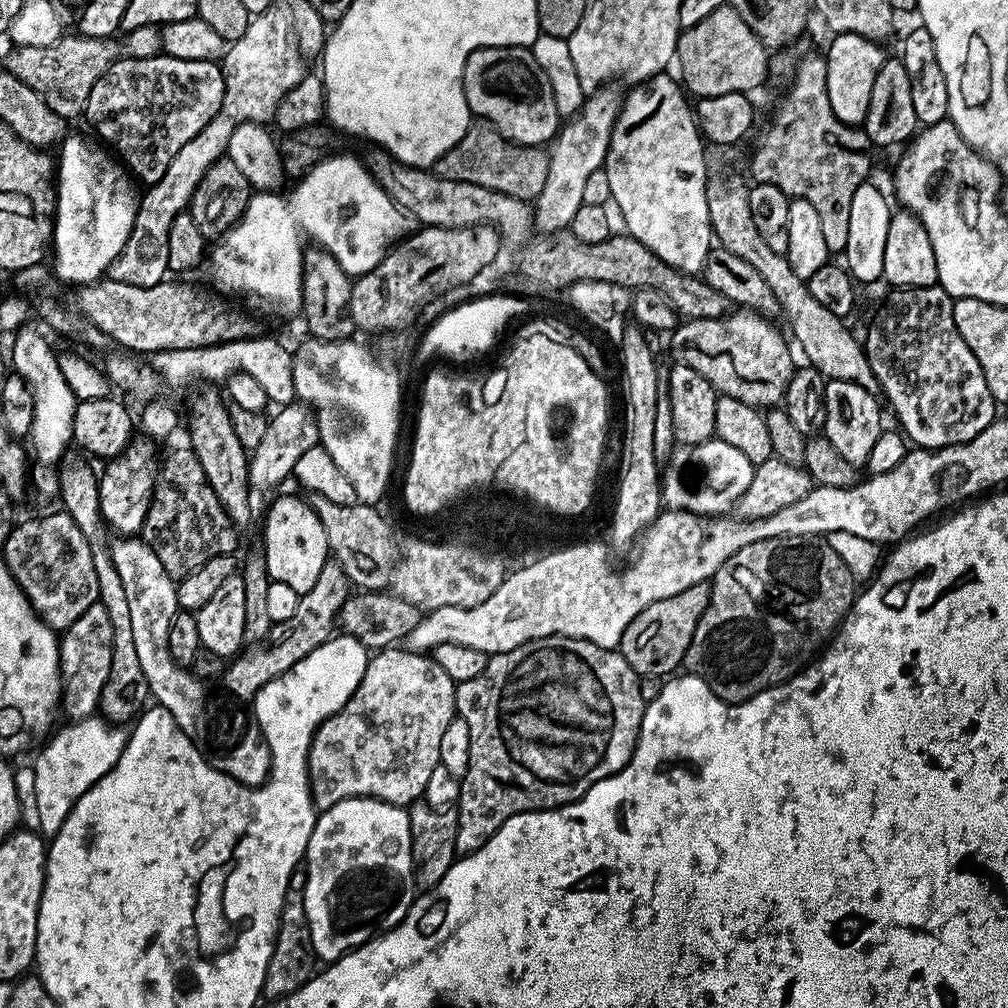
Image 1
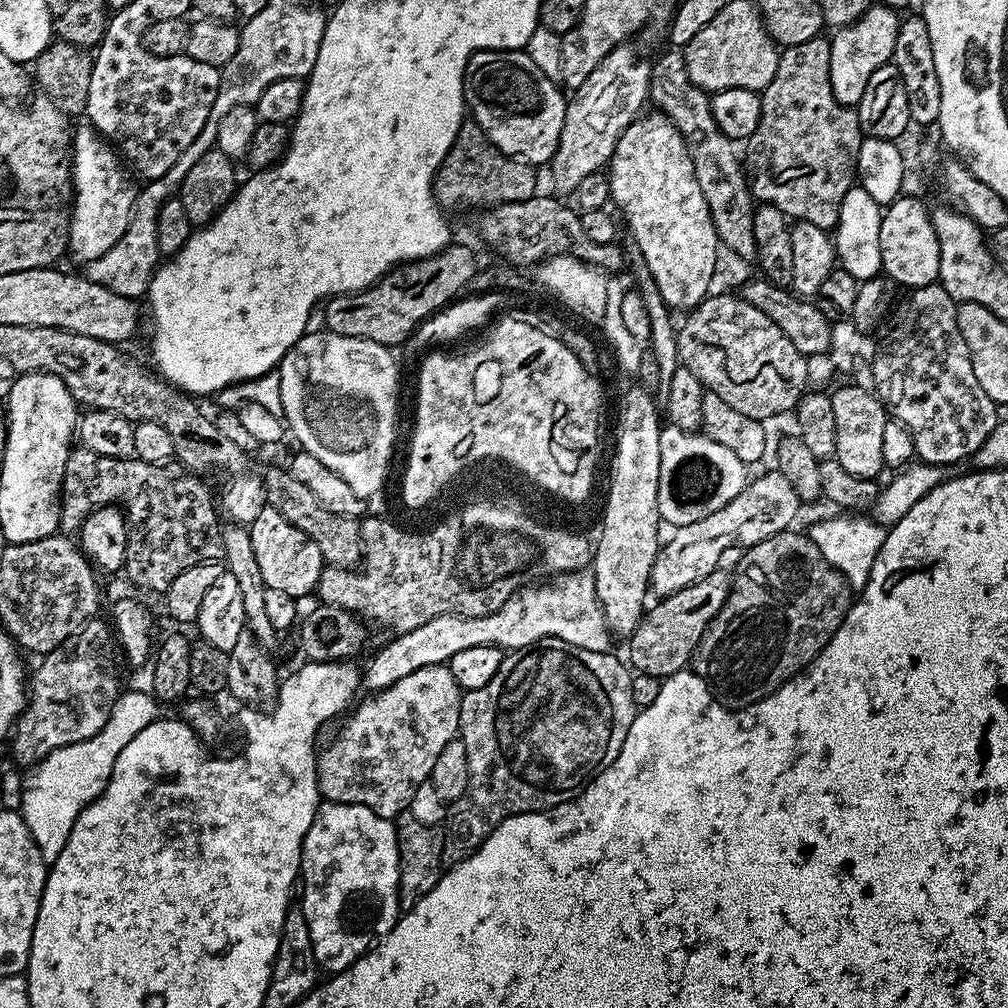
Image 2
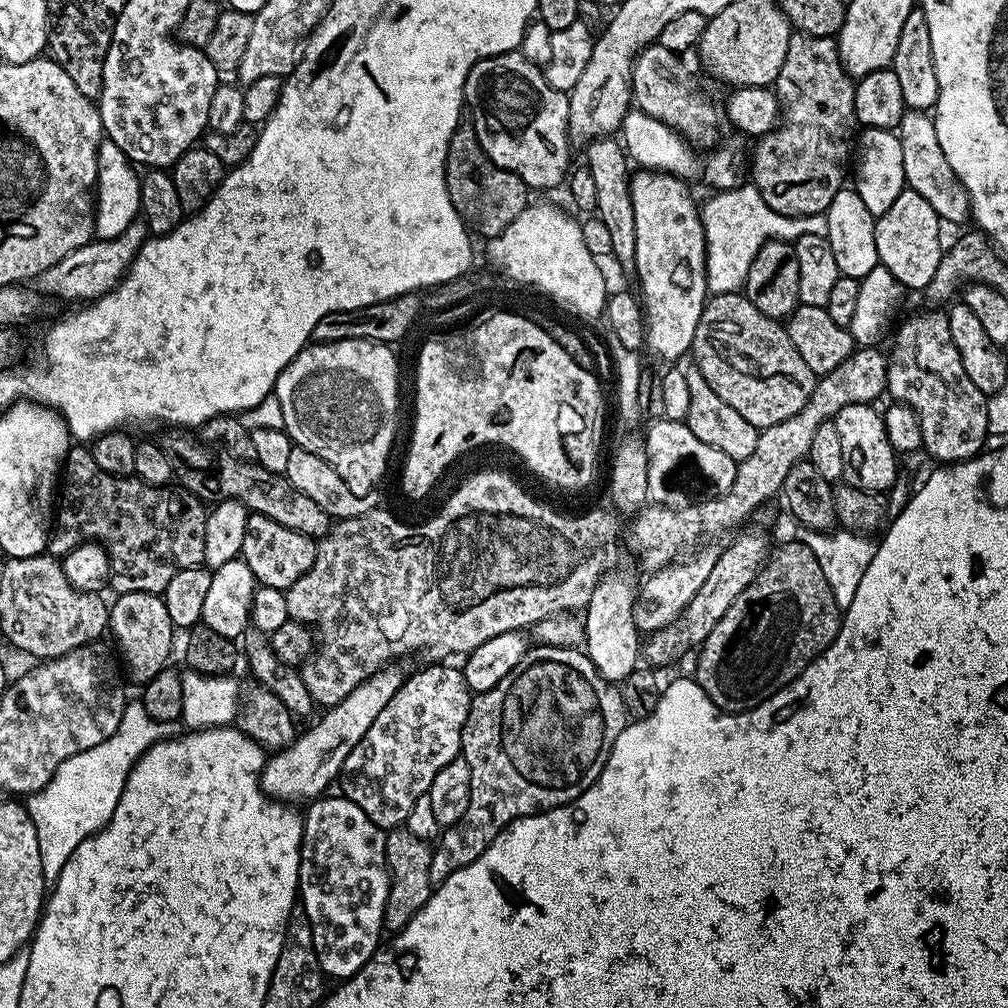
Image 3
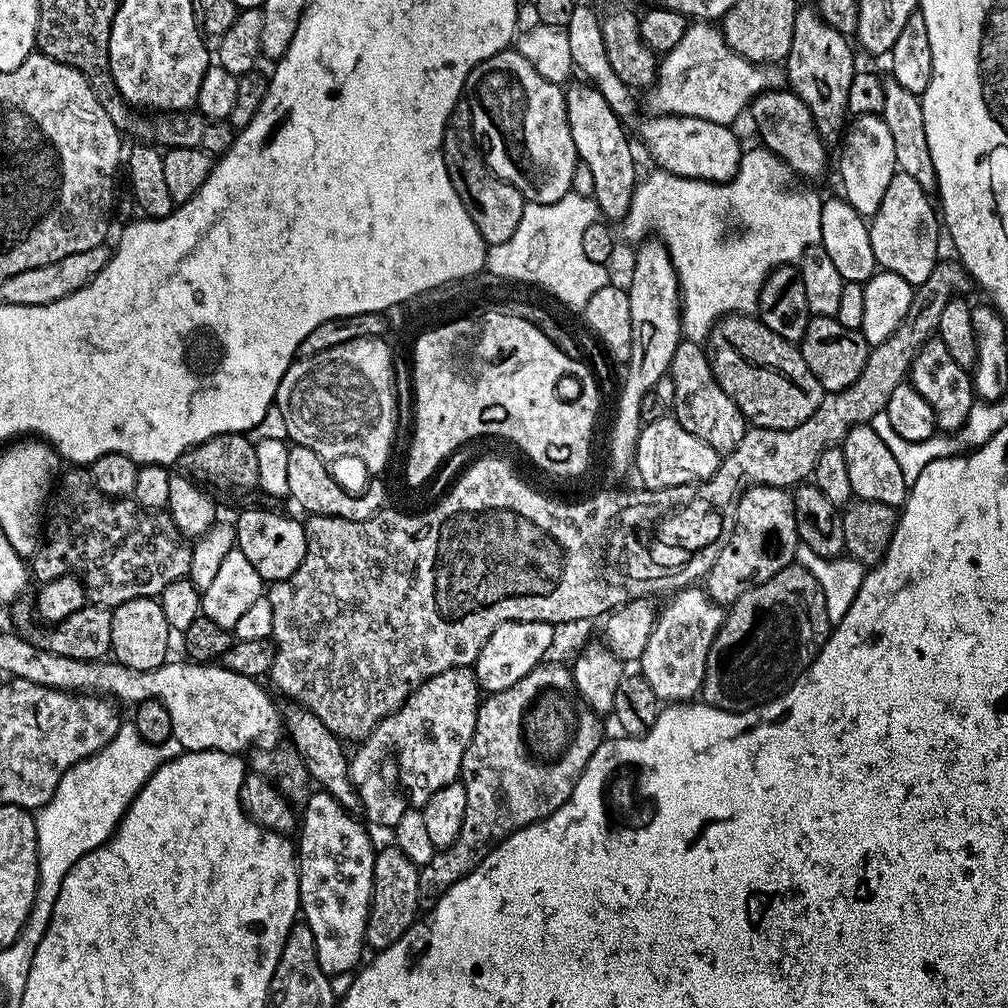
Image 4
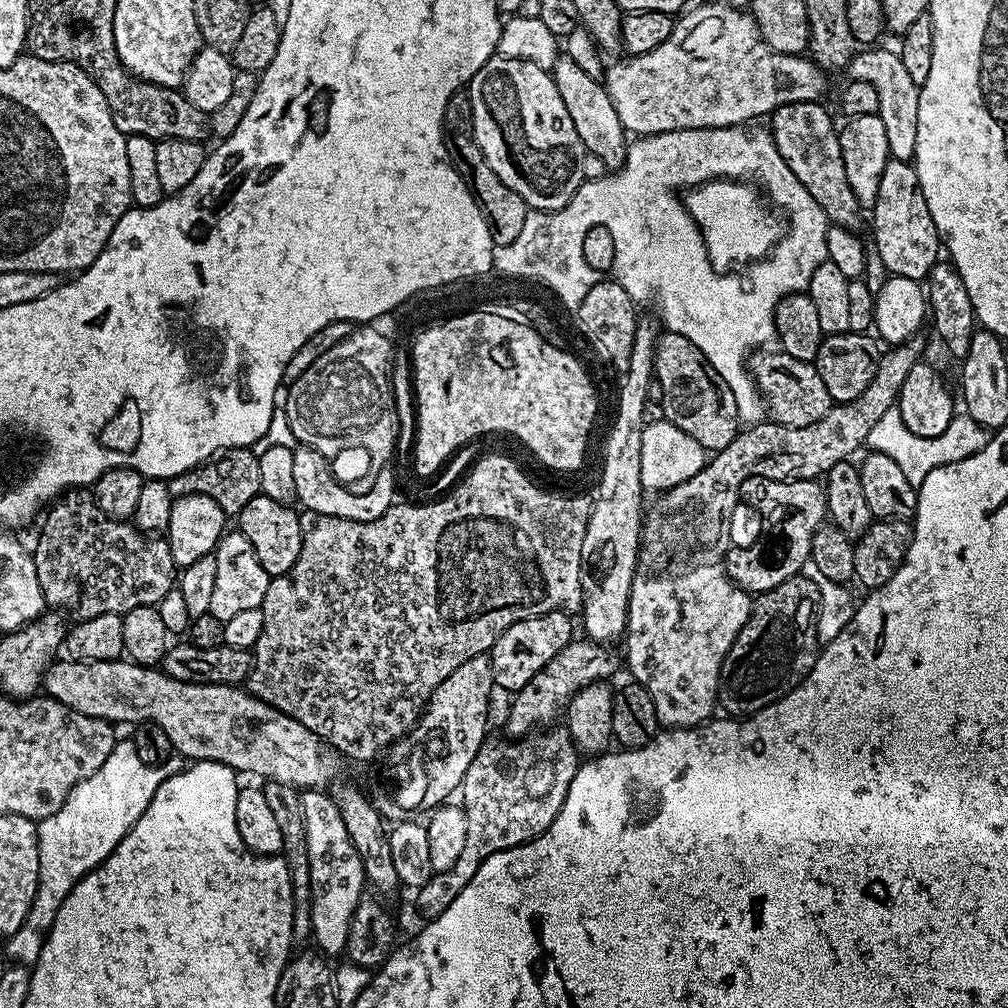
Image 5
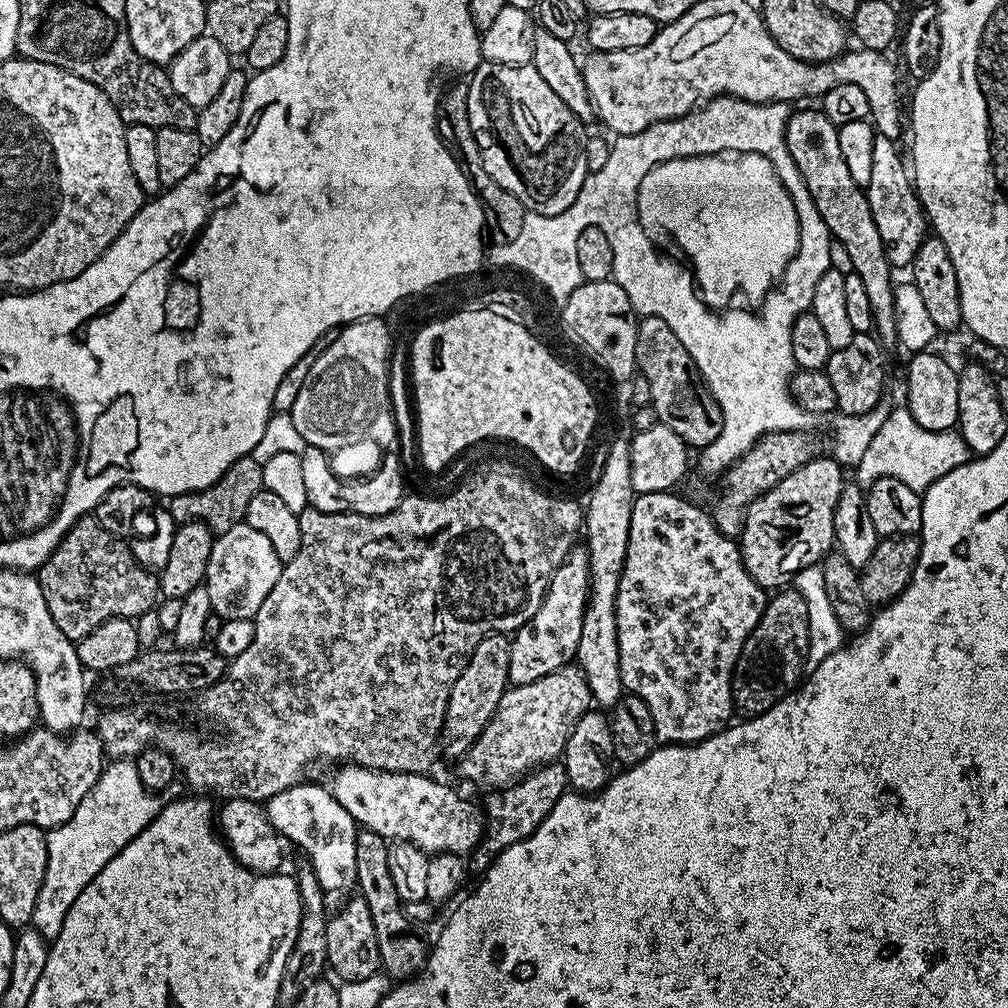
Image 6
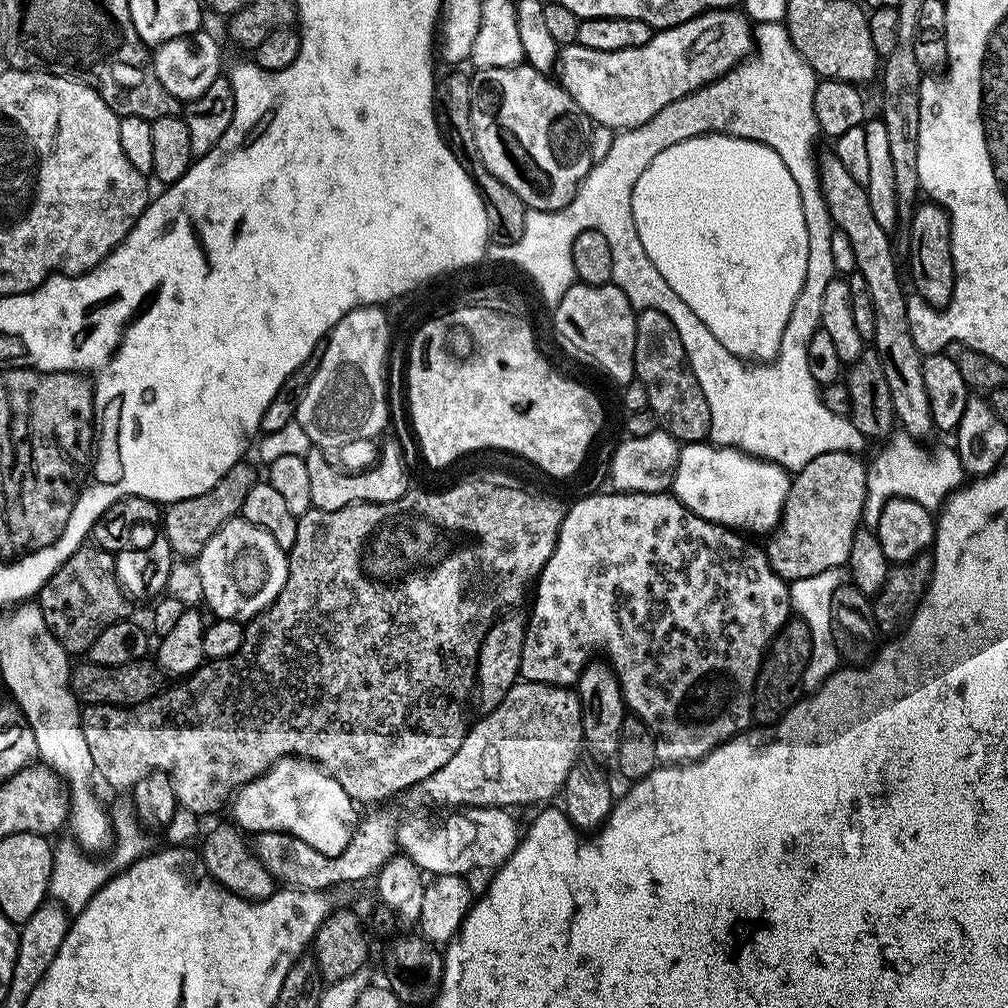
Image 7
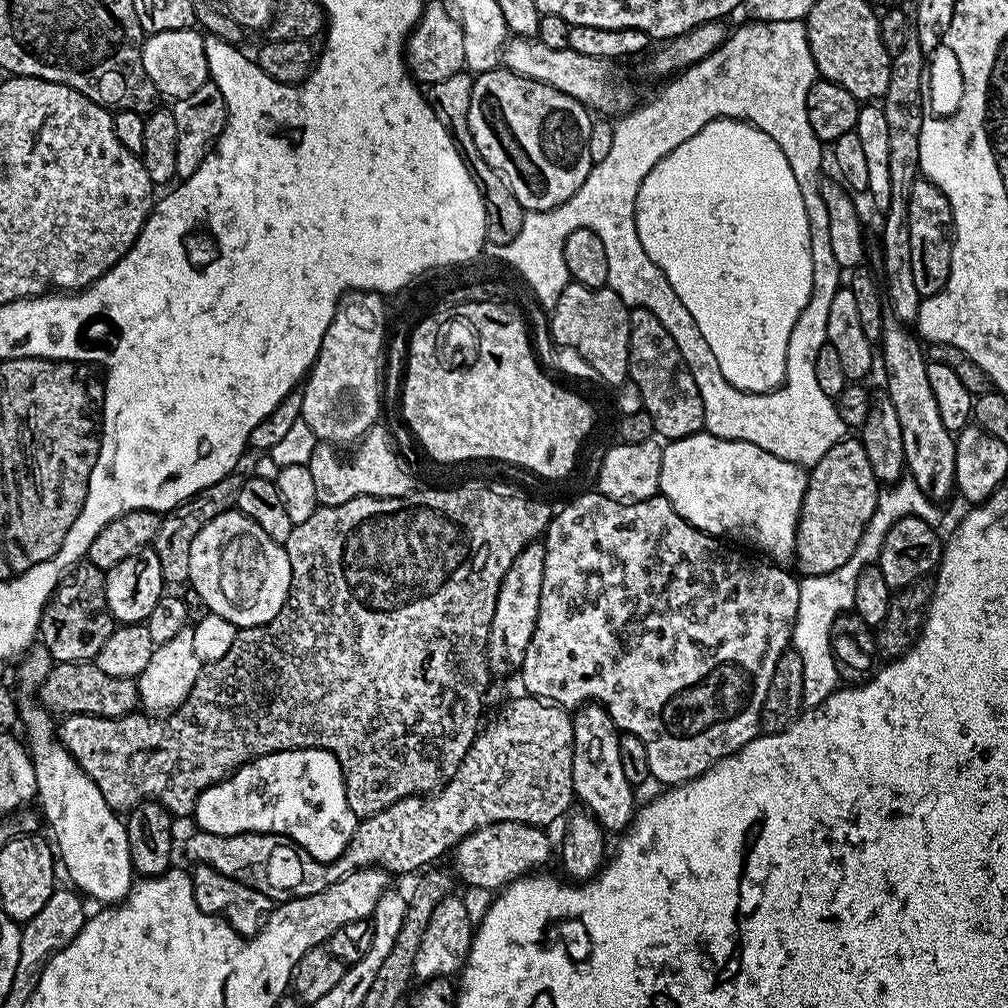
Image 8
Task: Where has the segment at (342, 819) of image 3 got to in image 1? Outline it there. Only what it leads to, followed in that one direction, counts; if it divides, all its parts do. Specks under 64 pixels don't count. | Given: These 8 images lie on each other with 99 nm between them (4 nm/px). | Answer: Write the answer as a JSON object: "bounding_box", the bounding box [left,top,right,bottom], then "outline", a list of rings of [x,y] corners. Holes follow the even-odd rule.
{"bounding_box":[306,796,418,962],"outline":[[[355,796],[352,800],[343,800],[323,809],[317,815],[316,825],[310,834],[306,871],[306,918],[310,922],[312,945],[321,961],[331,962],[339,956],[345,956],[373,936],[379,936],[381,932],[400,924],[418,895],[416,867],[412,864],[412,831],[408,808],[387,804],[385,800]]]}

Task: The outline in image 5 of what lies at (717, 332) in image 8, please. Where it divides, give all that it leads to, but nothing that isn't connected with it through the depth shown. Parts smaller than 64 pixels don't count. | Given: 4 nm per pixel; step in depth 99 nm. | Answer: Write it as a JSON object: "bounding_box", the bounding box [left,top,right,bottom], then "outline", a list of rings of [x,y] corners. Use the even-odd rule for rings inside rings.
{"bounding_box":[683,178,781,274],"outline":[[[721,178],[709,180],[707,184],[698,184],[687,193],[688,196],[683,197],[692,221],[700,228],[710,262],[721,274],[731,273],[739,264],[748,266],[765,259],[780,241],[781,217],[765,203],[761,193],[753,188],[748,182],[736,178]]]}

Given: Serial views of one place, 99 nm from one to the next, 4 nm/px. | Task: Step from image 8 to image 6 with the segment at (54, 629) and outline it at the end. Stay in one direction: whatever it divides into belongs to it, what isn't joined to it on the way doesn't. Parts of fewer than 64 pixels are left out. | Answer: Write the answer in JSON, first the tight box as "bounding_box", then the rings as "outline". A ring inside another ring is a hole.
{"bounding_box":[38,514,160,642],"outline":[[[92,514],[77,520],[65,534],[48,561],[40,565],[38,579],[54,626],[74,642],[110,618],[137,618],[155,609],[160,591],[157,573],[137,563],[129,545],[102,530]]]}

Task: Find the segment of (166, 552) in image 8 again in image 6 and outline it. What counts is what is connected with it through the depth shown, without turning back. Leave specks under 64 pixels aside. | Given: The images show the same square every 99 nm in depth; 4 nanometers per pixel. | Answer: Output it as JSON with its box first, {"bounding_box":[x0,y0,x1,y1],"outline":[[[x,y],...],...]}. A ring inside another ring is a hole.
{"bounding_box":[167,455,264,534],"outline":[[[251,455],[238,458],[238,462],[230,465],[222,474],[222,478],[218,478],[218,482],[214,482],[209,488],[203,488],[201,492],[183,492],[177,496],[167,497],[167,510],[177,525],[200,521],[213,534],[230,530],[244,520],[246,506],[250,506],[250,498],[254,498],[254,494],[258,494],[264,488],[263,469],[264,466]]]}

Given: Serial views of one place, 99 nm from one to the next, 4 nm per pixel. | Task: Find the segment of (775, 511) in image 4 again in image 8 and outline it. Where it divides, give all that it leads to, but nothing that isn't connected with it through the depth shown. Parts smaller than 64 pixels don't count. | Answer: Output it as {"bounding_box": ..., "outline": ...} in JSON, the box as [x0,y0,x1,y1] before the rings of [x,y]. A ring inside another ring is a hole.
{"bounding_box":[794,439,881,577],"outline":[[[859,439],[839,440],[833,448],[826,450],[826,454],[820,456],[819,462],[811,465],[806,494],[802,498],[800,521],[796,527],[794,565],[796,564],[795,571],[801,577],[830,574],[838,570],[838,566],[850,562],[854,550],[858,550],[858,542],[862,542],[862,532],[866,530],[867,523],[874,514],[881,489],[881,485],[874,478],[870,458],[866,458],[866,450],[860,444]]]}

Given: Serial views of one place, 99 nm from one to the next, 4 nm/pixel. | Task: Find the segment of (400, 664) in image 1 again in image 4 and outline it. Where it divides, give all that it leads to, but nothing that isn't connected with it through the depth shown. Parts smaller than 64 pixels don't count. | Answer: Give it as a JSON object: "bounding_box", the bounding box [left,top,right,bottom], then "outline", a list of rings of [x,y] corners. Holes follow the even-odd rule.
{"bounding_box":[350,666,482,829],"outline":[[[468,666],[451,668],[418,686],[408,695],[406,702],[397,712],[391,712],[386,719],[380,721],[380,725],[363,740],[357,747],[360,749],[357,750],[356,756],[354,752],[350,760],[352,781],[360,795],[363,815],[366,814],[374,823],[391,829],[398,822],[398,818],[402,818],[406,807],[406,801],[400,791],[423,797],[426,790],[457,783],[466,746],[474,734],[481,699],[482,693],[480,685],[476,683],[475,671]]]}

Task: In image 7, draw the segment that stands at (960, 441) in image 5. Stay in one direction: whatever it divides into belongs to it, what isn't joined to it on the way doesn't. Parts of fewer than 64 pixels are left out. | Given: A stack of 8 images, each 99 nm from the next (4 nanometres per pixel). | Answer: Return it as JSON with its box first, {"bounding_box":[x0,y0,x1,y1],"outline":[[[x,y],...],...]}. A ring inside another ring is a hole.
{"bounding_box":[861,430,966,528],"outline":[[[903,430],[895,431],[887,439],[885,446],[876,458],[867,465],[866,502],[863,504],[861,521],[868,528],[874,528],[878,522],[882,506],[891,497],[910,498],[929,510],[939,509],[944,501],[961,487],[966,480],[966,473],[961,466],[961,459],[953,447],[938,448],[932,454],[922,450],[917,442]]]}

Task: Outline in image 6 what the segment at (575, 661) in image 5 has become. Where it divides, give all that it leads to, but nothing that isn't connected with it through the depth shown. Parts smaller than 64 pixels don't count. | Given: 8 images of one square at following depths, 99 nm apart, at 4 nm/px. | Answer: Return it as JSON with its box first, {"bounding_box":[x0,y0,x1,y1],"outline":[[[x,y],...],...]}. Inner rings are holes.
{"bounding_box":[459,666,593,790],"outline":[[[565,666],[538,678],[529,684],[517,684],[505,691],[498,702],[498,710],[482,730],[480,737],[468,747],[459,761],[460,772],[468,780],[481,784],[487,790],[503,790],[509,784],[528,775],[534,768],[559,761],[564,747],[582,714],[593,707],[592,691],[586,682],[584,672],[579,666]]]}

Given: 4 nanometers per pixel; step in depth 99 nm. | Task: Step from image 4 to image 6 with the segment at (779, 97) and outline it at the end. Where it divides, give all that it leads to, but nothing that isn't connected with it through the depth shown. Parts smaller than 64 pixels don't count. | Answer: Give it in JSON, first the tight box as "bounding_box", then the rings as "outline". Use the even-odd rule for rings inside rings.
{"bounding_box":[786,107,897,345],"outline":[[[819,107],[804,108],[801,112],[793,111],[788,117],[786,126],[786,144],[794,164],[806,182],[806,190],[810,190],[810,198],[814,198],[814,206],[818,206],[818,214],[822,214],[822,222],[830,230],[833,240],[846,246],[846,254],[850,254],[852,271],[862,278],[866,286],[866,295],[870,298],[870,310],[874,332],[885,345],[897,343],[896,339],[896,292],[892,289],[894,269],[886,258],[886,246],[882,246],[882,234],[878,234],[878,226],[874,226],[874,214],[870,214],[870,202],[865,189],[850,178],[850,170],[842,159],[842,149],[838,146],[839,127]]]}

